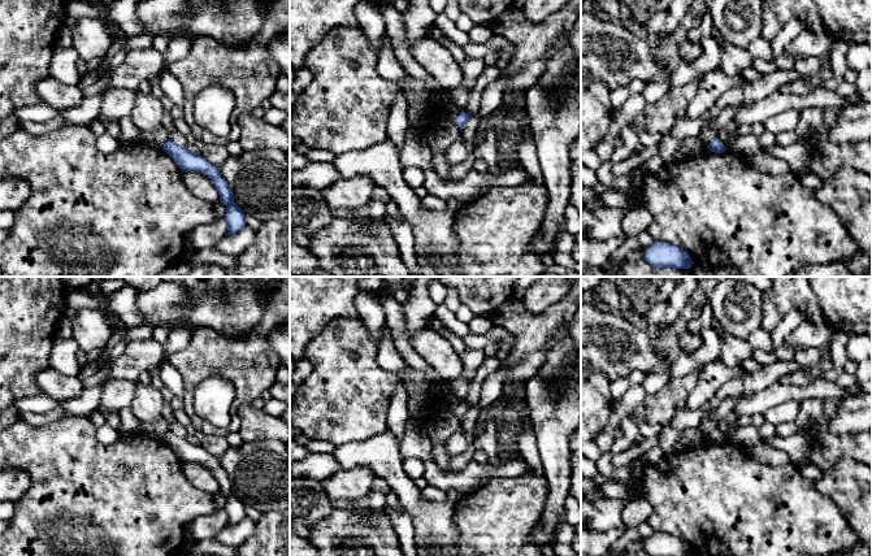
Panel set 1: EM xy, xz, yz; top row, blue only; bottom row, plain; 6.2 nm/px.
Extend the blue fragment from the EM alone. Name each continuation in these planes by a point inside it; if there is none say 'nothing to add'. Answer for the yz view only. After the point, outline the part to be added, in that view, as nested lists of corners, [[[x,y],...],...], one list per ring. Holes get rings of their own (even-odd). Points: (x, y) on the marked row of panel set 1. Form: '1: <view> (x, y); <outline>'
nothing to add

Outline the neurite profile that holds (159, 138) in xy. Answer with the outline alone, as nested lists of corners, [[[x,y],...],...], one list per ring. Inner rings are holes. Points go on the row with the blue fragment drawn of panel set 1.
[[[165,127],[156,133],[142,131],[140,142],[162,148],[166,140],[169,139],[169,136],[170,136],[170,131]]]

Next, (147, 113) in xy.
[[[138,90],[130,118],[140,131],[156,133],[164,129],[164,112],[161,100]]]

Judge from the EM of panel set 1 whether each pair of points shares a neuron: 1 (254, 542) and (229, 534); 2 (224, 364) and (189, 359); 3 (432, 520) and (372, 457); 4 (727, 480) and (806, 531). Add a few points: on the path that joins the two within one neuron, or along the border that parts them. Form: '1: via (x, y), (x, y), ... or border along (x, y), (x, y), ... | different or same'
1: border along (255, 524), (255, 530), (242, 542) | different
2: via (215, 360), (198, 360) | same
3: via (416, 504), (410, 498), (407, 490), (387, 470) | same
4: via (746, 499), (766, 517), (786, 518) | same

